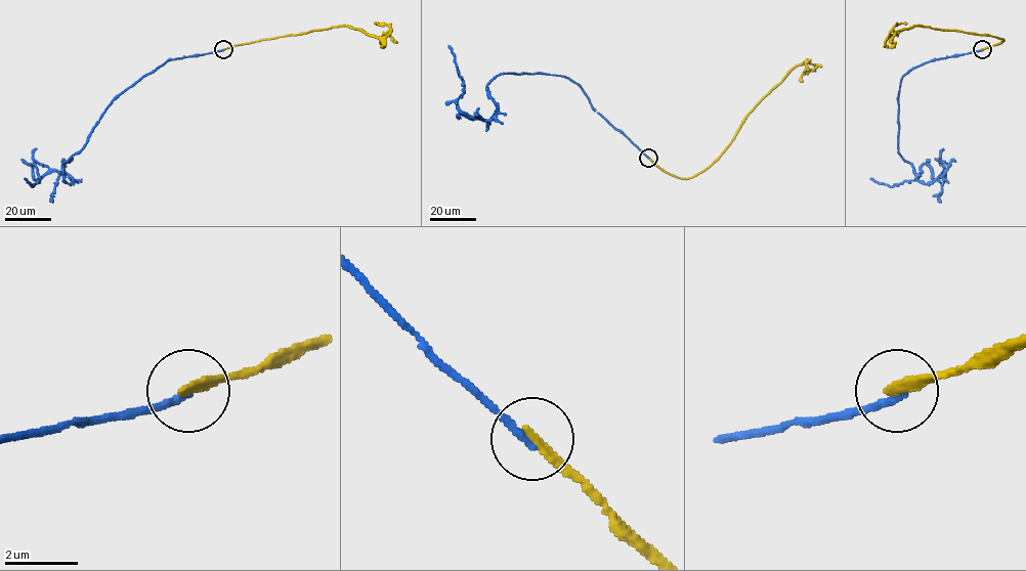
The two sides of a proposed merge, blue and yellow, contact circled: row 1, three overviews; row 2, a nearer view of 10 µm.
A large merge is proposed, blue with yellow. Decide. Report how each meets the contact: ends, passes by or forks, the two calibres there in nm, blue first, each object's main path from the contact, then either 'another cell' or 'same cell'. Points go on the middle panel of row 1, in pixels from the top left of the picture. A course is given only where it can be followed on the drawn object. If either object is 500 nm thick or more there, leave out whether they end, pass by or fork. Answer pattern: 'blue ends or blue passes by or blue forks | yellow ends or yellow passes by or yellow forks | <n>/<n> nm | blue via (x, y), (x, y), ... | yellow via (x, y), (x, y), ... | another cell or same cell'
blue ends | yellow ends | 190/240 nm | blue via (648, 158), (564, 76), (497, 75), (486, 85), (497, 114), (470, 118), (457, 107), (463, 80), (449, 45) | yellow via (648, 157), (680, 178), (696, 176), (718, 158), (746, 115), (795, 67), (814, 66), (802, 76), (803, 81) | another cell

